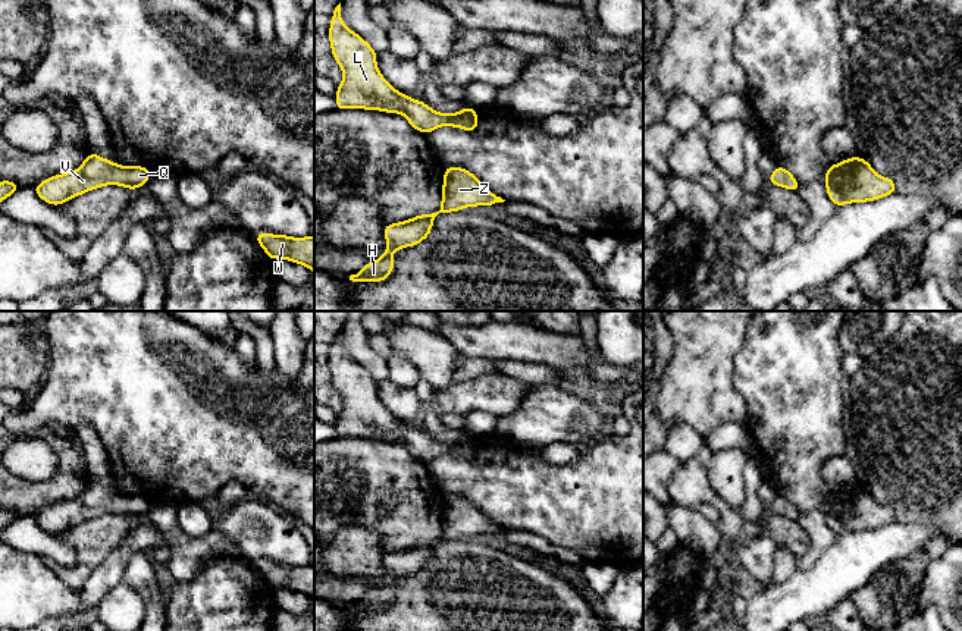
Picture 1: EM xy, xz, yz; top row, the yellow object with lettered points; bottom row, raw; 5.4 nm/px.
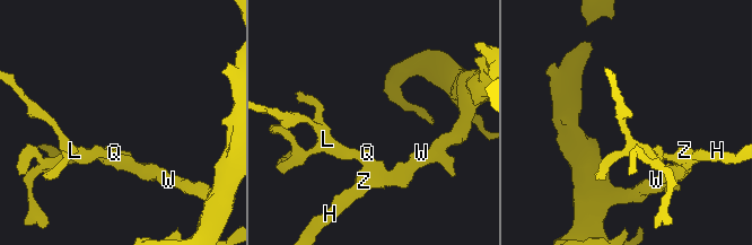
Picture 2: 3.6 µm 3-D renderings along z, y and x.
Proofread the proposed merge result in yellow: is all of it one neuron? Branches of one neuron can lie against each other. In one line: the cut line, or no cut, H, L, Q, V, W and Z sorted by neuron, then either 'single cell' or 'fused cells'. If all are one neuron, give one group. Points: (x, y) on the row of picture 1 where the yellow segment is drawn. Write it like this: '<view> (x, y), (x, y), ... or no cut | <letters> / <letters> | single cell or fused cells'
no cut | H L Q V W Z | single cell

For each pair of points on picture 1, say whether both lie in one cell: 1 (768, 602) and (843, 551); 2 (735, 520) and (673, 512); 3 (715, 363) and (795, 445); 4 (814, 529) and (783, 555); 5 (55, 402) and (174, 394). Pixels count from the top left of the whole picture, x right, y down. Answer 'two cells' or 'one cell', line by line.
1: one cell
2: two cells
3: two cells
4: two cells
5: one cell

